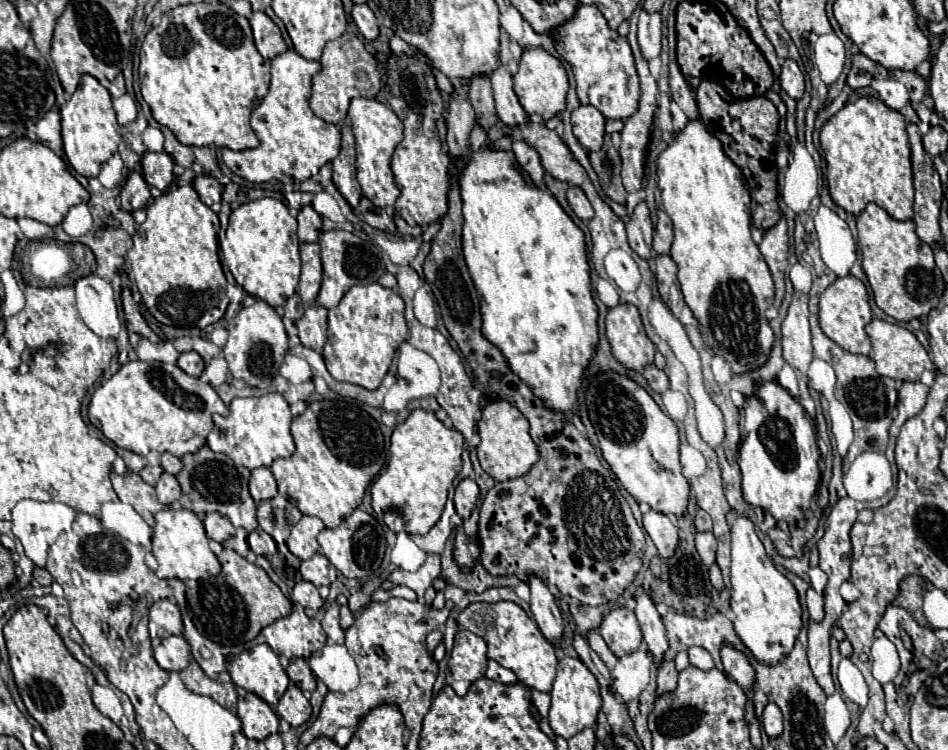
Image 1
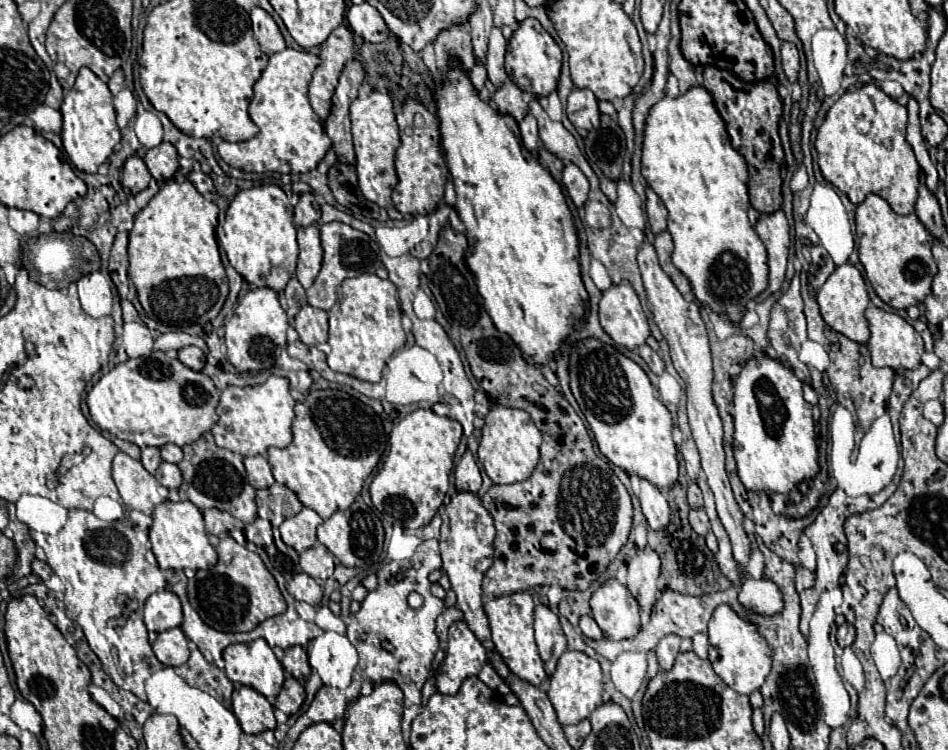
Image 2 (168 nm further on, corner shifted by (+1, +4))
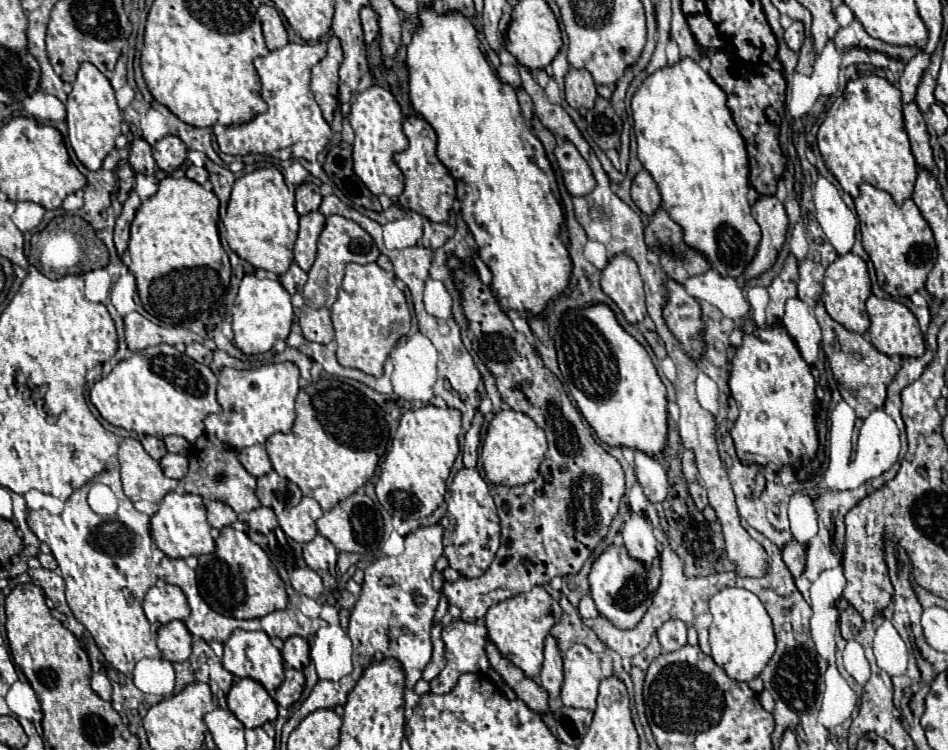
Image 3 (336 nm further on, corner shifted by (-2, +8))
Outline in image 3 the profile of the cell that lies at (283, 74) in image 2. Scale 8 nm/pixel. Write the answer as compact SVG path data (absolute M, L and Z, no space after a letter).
M318 41L314 45L288 43L282 49L270 51L266 57L258 57L254 67L262 81L262 97L268 103L268 111L256 115L252 121L228 125L226 131L218 135L220 151L226 155L266 153L276 159L306 159L314 163L332 137L330 125L324 121L322 111L310 91L310 69L324 55L326 43Z

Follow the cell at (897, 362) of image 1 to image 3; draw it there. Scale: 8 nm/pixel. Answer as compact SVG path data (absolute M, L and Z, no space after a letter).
M870 295L866 301L866 311L870 317L870 343L884 355L900 355L900 357L920 357L924 355L924 335L920 331L918 319L914 313L894 299L880 299L876 295Z

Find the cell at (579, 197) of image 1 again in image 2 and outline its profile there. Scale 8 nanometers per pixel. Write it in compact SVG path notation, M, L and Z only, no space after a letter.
M573 163L565 165L563 171L563 185L567 187L567 193L571 197L571 201L577 207L583 207L589 195L589 181L585 179L585 175L579 171L579 167L575 167Z

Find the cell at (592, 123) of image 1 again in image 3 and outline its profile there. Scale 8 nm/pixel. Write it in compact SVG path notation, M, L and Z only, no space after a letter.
M570 67L570 71L564 77L564 93L566 93L568 105L582 111L592 109L592 103L598 95L590 71L574 69L574 67Z

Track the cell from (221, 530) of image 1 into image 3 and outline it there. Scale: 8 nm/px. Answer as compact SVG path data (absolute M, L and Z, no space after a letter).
M208 501L206 509L208 509L208 523L216 529L228 527L238 519L236 513L232 511L232 507L228 507L226 503L220 503L220 501Z

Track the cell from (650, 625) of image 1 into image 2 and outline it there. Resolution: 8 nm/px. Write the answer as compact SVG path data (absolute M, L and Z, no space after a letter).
M645 547L627 565L627 589L637 599L641 611L651 613L657 601L657 579L659 579L659 557L653 549Z

